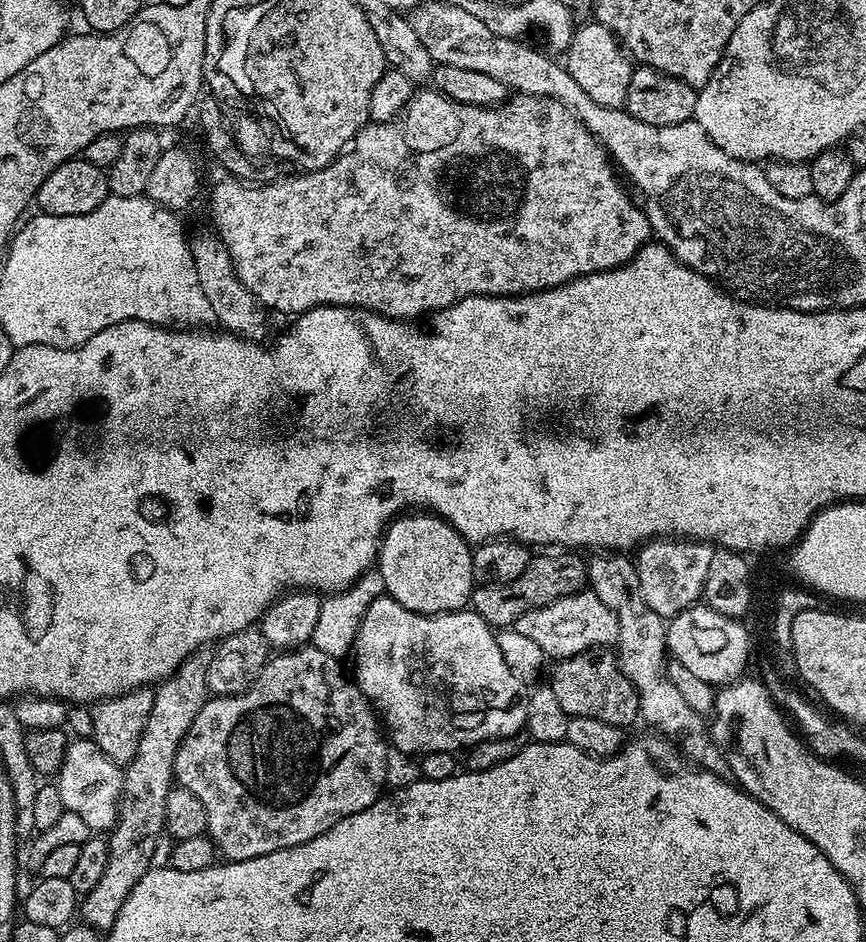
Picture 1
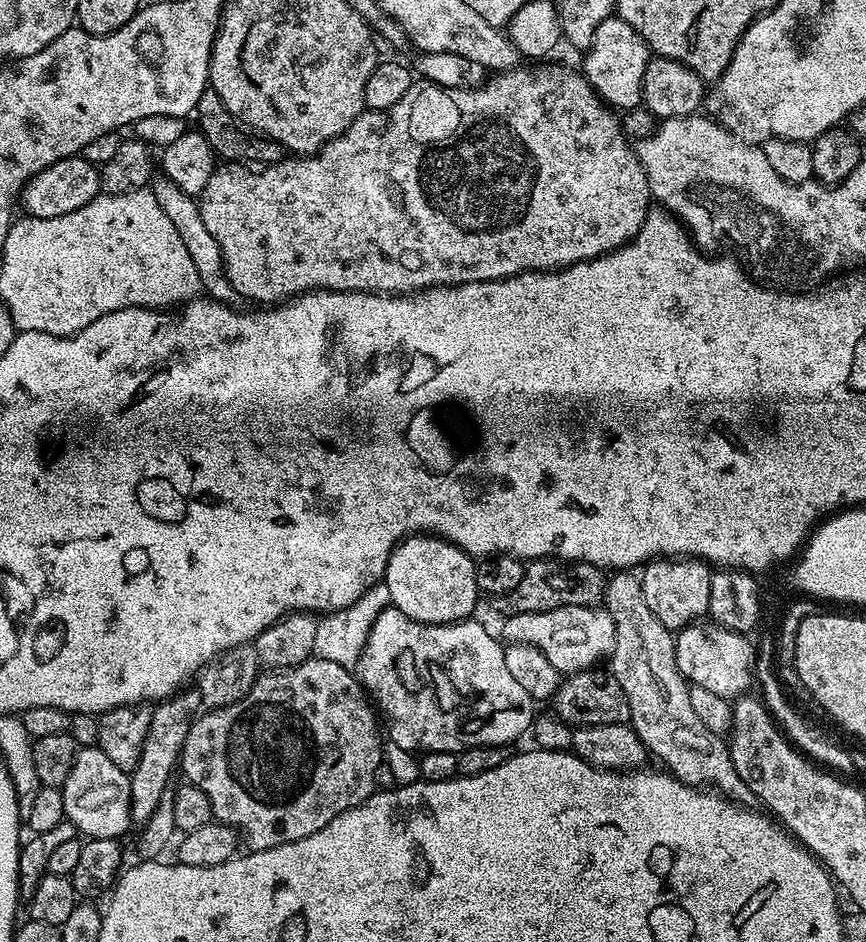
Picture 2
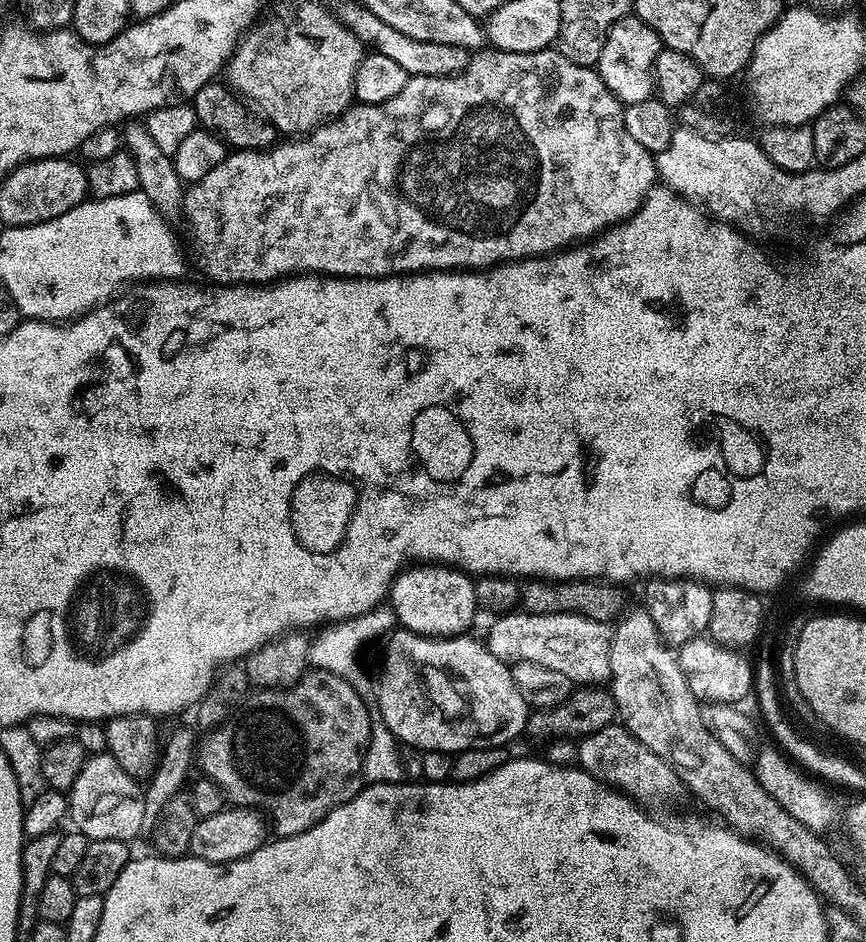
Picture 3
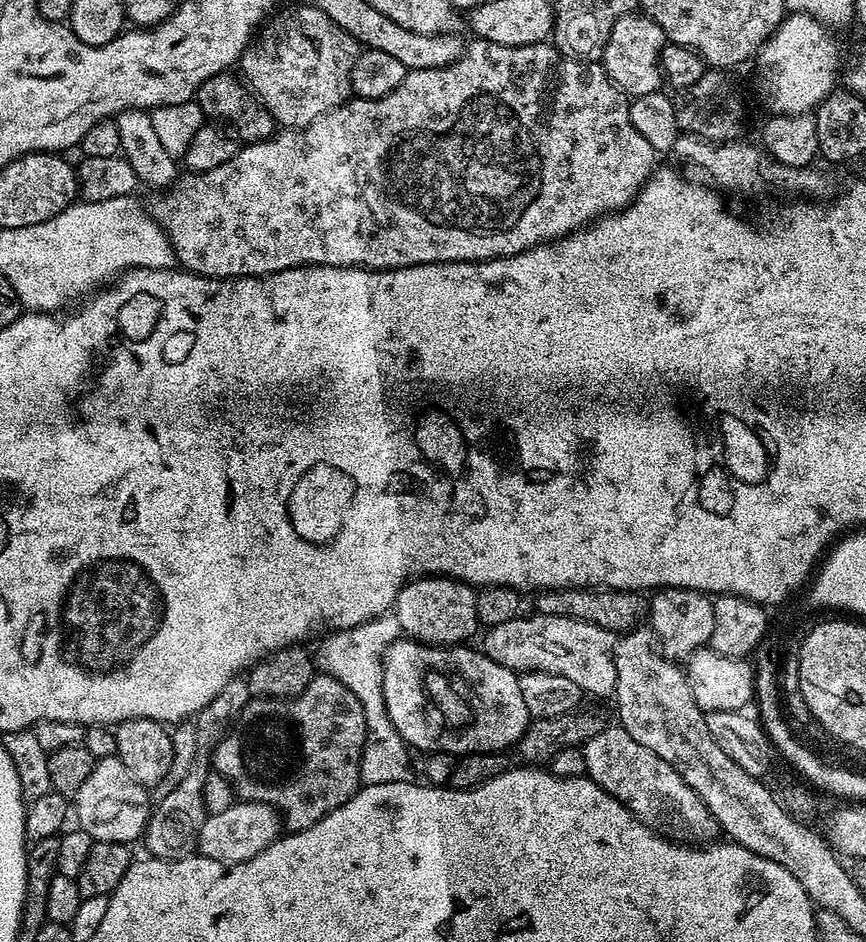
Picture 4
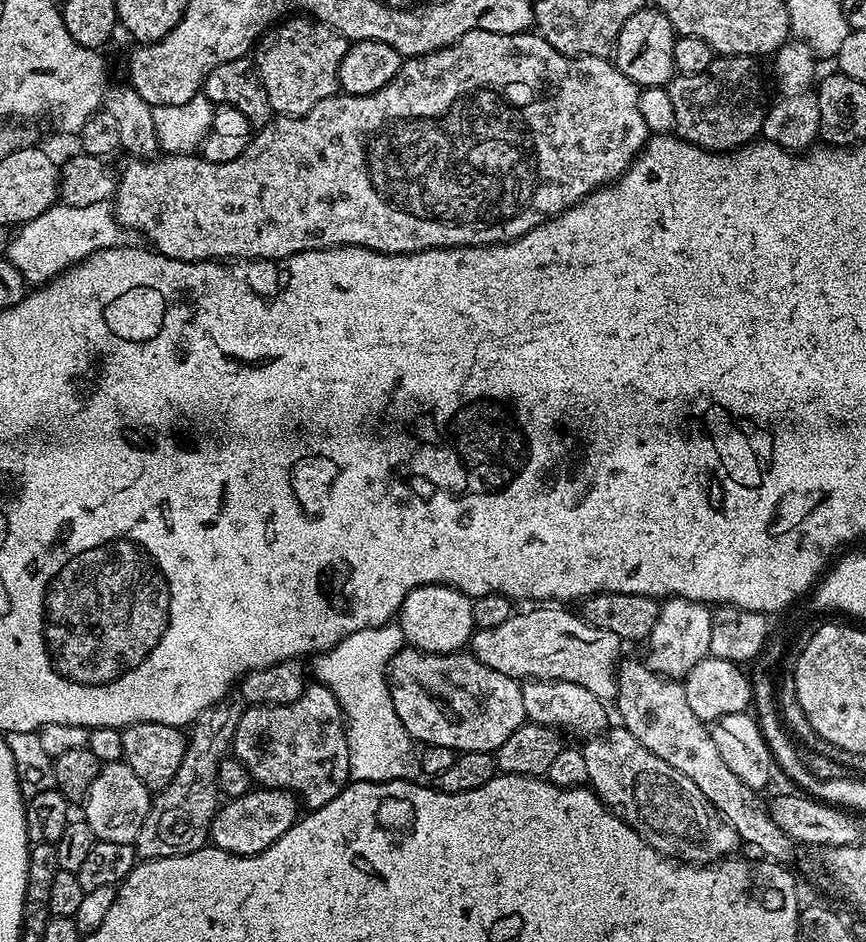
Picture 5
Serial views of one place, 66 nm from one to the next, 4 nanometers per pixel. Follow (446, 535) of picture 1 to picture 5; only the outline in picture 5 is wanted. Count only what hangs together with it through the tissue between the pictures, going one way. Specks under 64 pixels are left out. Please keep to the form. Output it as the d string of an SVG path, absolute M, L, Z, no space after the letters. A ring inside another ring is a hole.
M423 584L404 600L398 613L398 623L404 635L405 645L445 656L447 652L459 652L471 641L476 623L472 617L473 597L445 584Z

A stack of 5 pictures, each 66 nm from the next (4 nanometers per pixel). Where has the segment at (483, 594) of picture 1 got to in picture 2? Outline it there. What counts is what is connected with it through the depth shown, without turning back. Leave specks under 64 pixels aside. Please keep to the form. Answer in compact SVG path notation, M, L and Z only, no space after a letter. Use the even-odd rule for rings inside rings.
M545 558L531 561L524 569L522 582L518 582L518 587L510 590L510 594L503 596L499 604L508 616L549 612L566 606L594 608L603 605L607 585L608 576L603 568L579 562L568 562L561 566L557 561Z

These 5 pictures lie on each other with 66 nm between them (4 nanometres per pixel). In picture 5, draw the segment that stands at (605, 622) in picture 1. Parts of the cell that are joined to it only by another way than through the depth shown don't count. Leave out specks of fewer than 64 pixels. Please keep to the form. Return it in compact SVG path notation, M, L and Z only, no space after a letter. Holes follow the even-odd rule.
M532 606L529 612L517 611L502 626L494 626L494 630L476 628L470 641L470 654L482 666L490 666L490 670L498 670L498 674L506 674L511 680L521 682L531 680L561 680L574 682L590 690L603 702L615 697L618 683L618 661L621 659L622 641L618 634L610 634L610 630L598 630L588 624L575 611L567 612L564 606Z

